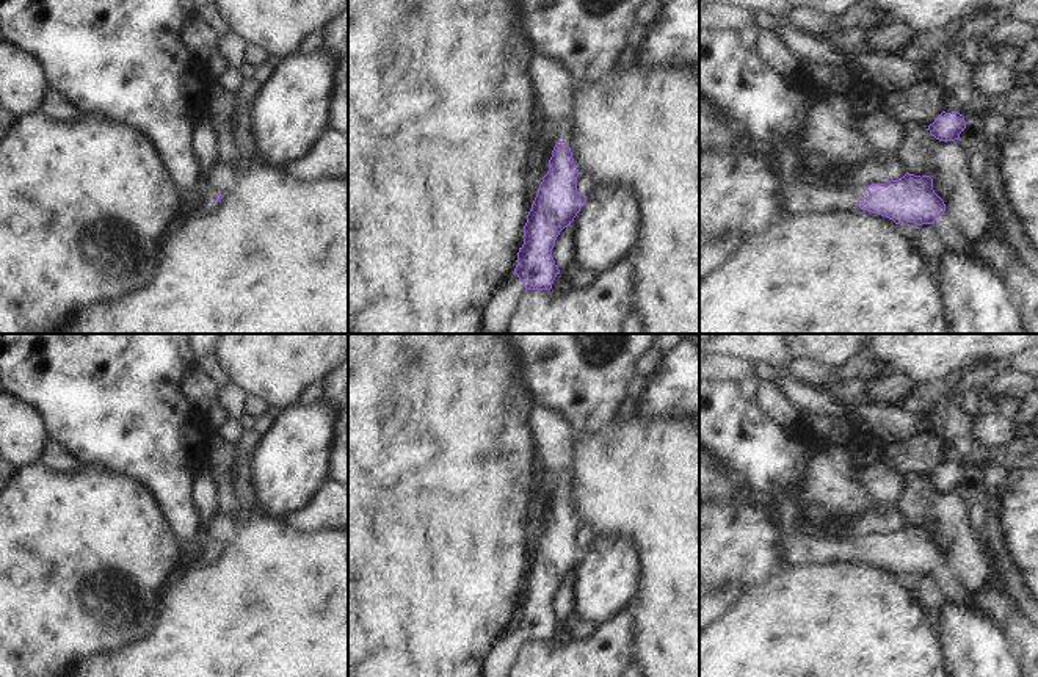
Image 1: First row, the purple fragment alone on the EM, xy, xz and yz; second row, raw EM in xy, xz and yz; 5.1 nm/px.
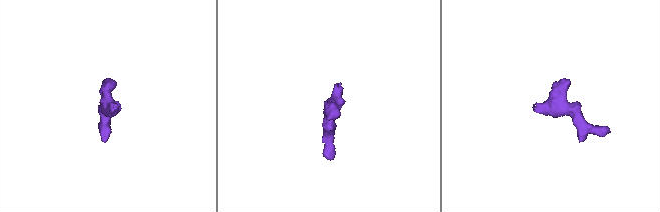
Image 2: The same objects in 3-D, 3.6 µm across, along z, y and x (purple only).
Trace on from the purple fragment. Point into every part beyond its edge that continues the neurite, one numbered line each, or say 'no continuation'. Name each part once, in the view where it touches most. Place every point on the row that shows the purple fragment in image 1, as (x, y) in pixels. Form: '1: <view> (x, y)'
1: xz (554, 88)

